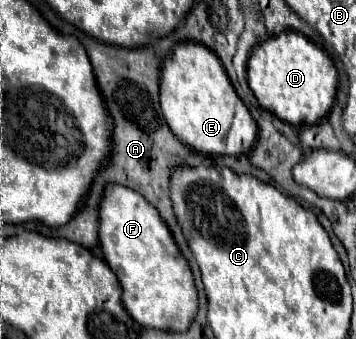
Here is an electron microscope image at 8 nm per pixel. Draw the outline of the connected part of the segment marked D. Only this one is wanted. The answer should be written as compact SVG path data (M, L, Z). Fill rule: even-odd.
M282 32L260 42L248 60L248 84L266 110L292 126L320 122L332 108L338 88L338 72L332 58L298 32Z

